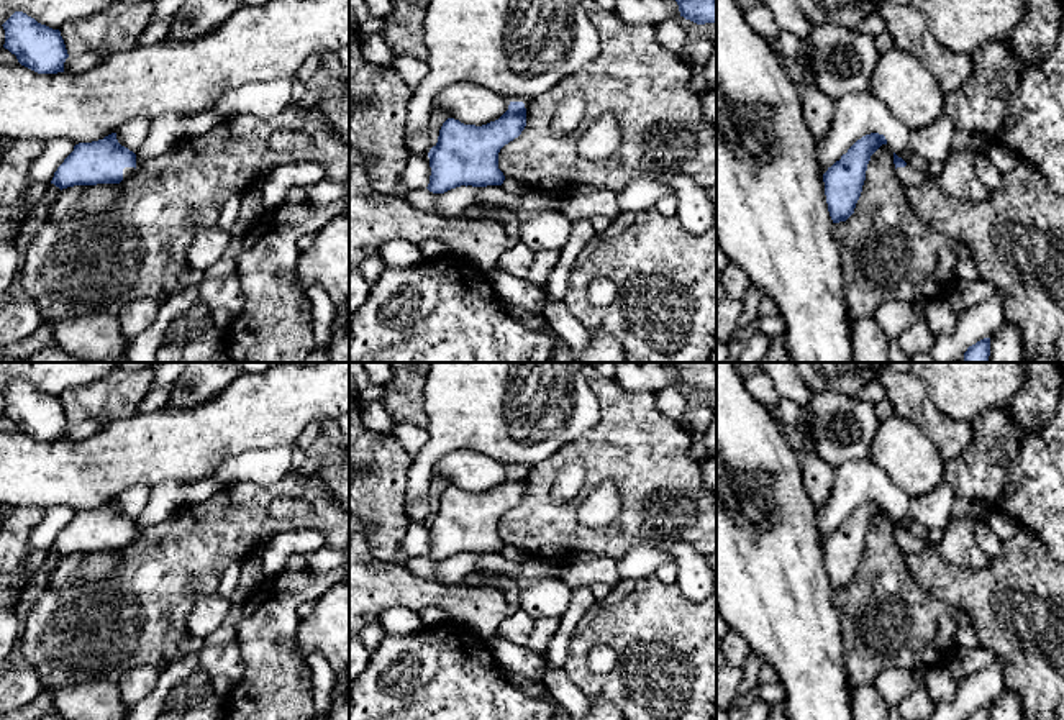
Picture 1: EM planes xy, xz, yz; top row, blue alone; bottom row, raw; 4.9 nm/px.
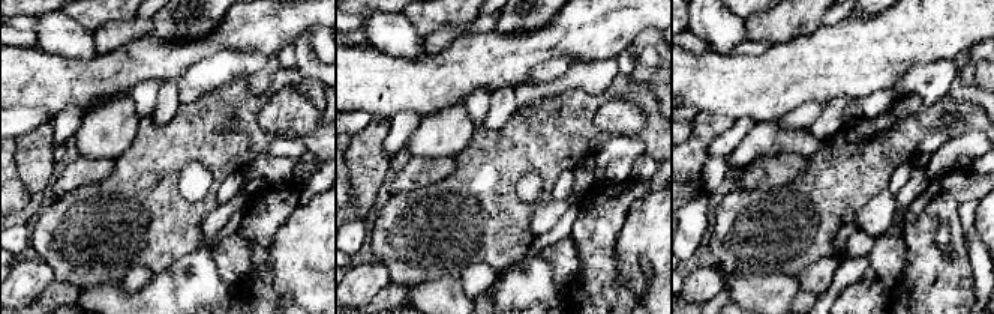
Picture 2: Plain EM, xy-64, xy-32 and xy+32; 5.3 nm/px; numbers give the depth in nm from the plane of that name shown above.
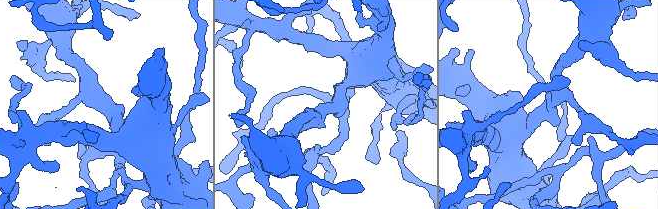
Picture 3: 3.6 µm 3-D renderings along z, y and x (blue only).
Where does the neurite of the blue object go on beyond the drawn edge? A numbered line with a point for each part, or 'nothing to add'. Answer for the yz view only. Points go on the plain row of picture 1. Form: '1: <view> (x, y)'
1: yz (909, 543)

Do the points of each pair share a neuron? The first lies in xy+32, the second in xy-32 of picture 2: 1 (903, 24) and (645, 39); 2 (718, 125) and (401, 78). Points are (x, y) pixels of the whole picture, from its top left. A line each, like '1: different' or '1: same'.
1: different
2: different

